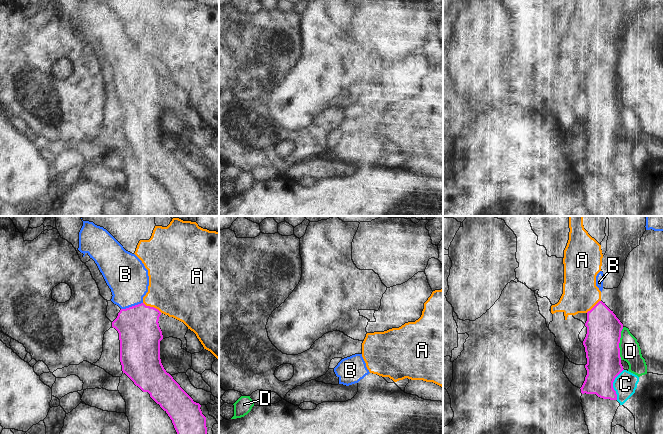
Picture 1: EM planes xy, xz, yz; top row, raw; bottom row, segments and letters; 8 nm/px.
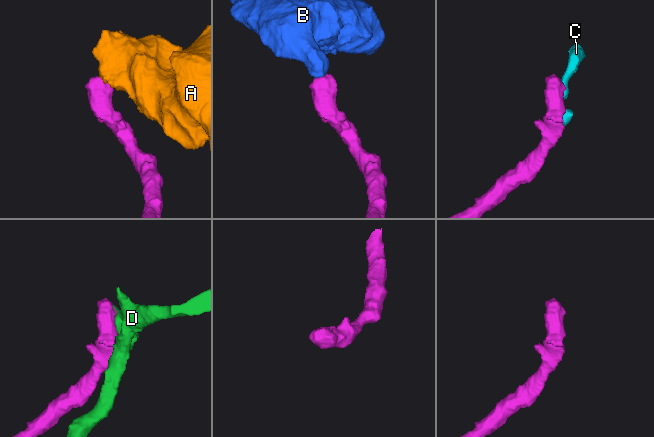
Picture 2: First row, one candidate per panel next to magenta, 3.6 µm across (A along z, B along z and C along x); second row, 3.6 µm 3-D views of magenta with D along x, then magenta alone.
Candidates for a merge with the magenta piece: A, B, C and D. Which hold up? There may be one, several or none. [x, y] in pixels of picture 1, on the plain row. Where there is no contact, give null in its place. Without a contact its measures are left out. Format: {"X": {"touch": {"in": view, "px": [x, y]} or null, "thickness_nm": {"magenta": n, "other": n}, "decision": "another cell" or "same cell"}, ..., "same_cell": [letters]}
{"A": {"touch": {"in": "xy", "px": [152, 83]}, "thickness_nm": {"magenta": 340, "other": 460}, "decision": "another cell"}, "B": {"touch": {"in": "xy", "px": [132, 82]}, "thickness_nm": {"magenta": 340, "other": 320}, "decision": "same cell"}, "C": {"touch": {"in": "yz", "px": [612, 160]}, "thickness_nm": {"magenta": 280, "other": 190}, "decision": "another cell"}, "D": {"touch": {"in": "yz", "px": [619, 118]}, "thickness_nm": {"magenta": 280, "other": 170}, "decision": "another cell"}, "same_cell": ["B"]}

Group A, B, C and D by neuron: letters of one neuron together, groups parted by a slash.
A / B / C / D

